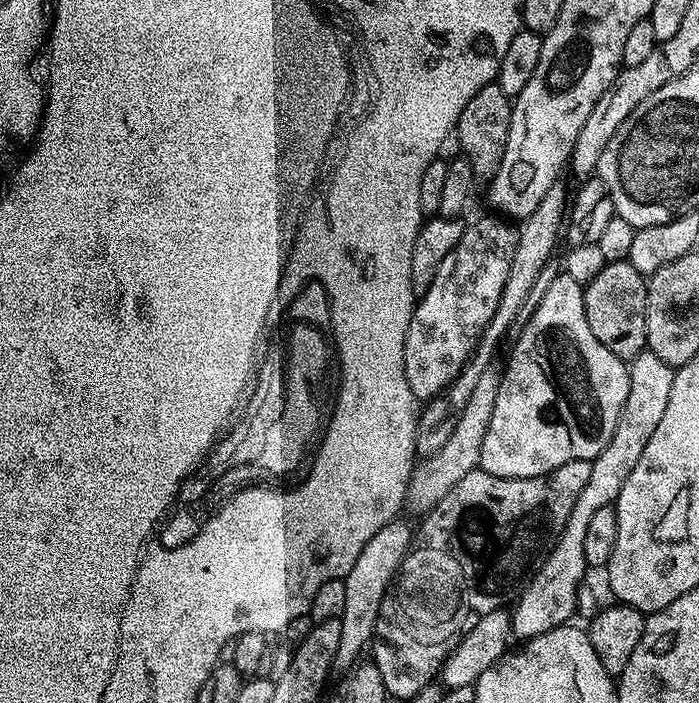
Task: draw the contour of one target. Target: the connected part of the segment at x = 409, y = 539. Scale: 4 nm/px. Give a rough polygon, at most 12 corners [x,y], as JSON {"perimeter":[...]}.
{"perimeter":[[378,530],[343,579],[334,663],[345,670],[373,639],[382,602],[414,540]]}

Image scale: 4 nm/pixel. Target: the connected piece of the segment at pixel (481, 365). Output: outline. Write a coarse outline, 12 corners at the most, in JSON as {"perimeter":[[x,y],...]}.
{"perimeter":[[562,184],[546,190],[519,225],[514,262],[498,310],[455,391],[472,391],[501,329],[513,327],[562,240]]}

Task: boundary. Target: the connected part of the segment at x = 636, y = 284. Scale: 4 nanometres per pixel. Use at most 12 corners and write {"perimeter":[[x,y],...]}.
{"perimeter":[[610,260],[584,288],[590,328],[625,362],[648,347],[645,273]]}

